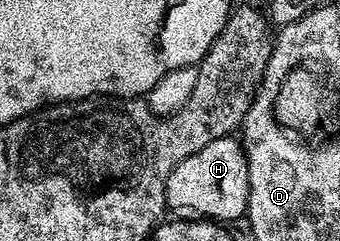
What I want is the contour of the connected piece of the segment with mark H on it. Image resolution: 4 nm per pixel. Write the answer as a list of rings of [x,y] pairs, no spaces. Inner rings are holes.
[[[235,135],[219,136],[210,146],[202,146],[198,154],[174,166],[166,182],[166,205],[169,209],[181,208],[181,213],[193,217],[229,222],[247,213],[249,190],[248,163],[241,141]]]

